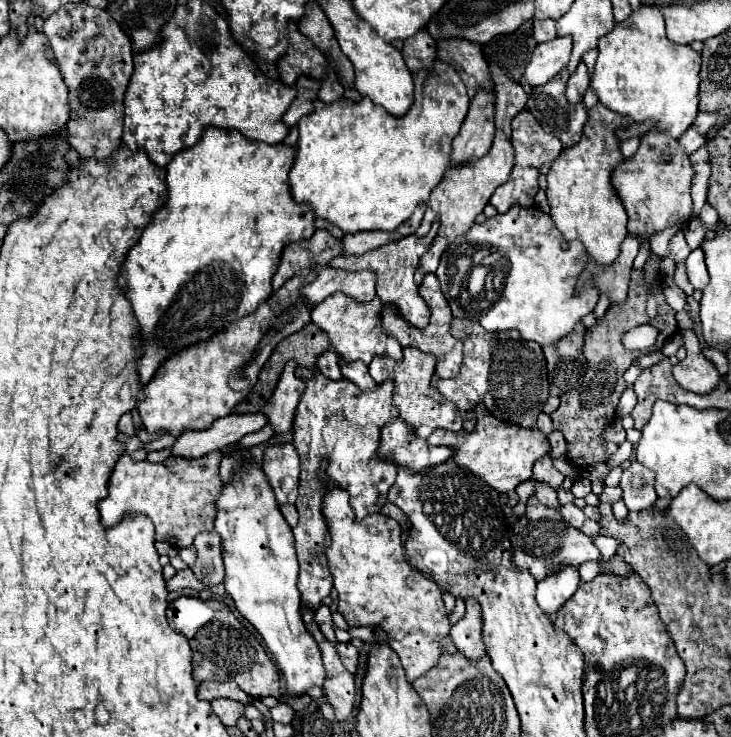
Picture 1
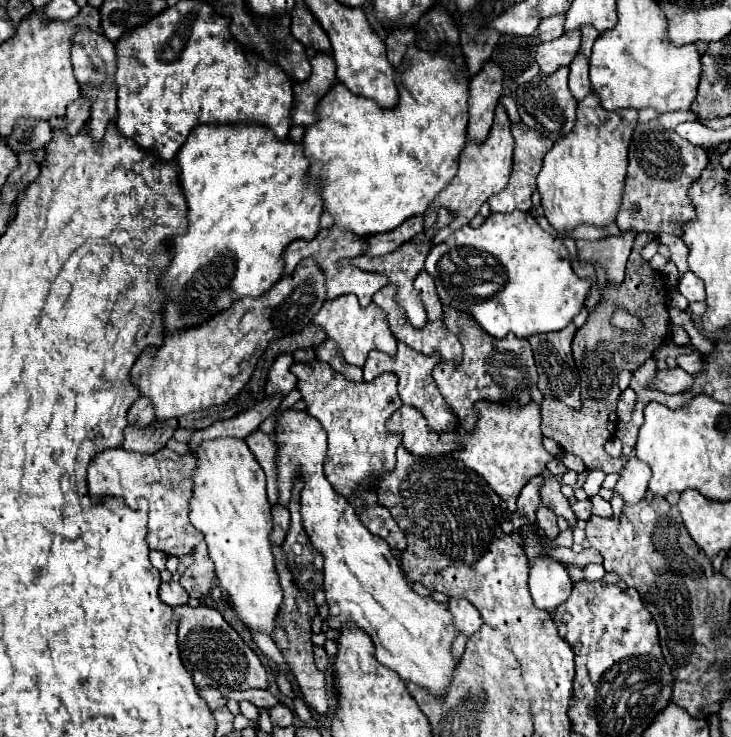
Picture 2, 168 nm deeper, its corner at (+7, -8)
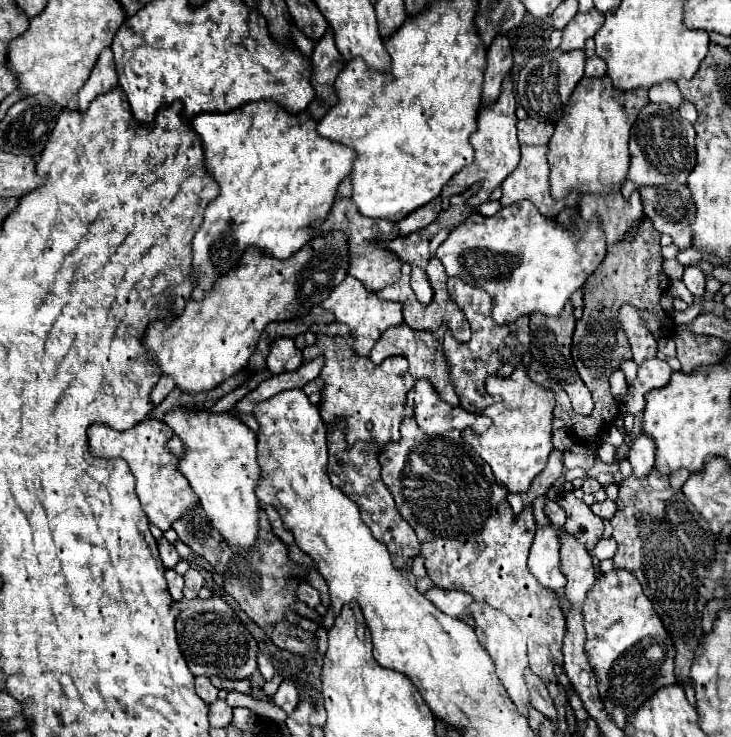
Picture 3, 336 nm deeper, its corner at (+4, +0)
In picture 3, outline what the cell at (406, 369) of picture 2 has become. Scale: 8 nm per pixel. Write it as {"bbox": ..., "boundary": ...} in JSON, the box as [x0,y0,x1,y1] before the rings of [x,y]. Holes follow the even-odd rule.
{"bbox":[369,323,459,407],"boundary":[[[401,323],[399,327],[393,327],[393,329],[389,329],[387,333],[383,333],[383,335],[379,337],[379,341],[375,343],[375,347],[371,349],[371,357],[369,357],[369,359],[377,365],[377,363],[381,363],[383,359],[393,357],[393,355],[403,355],[403,357],[407,357],[411,377],[413,377],[413,379],[427,379],[429,383],[433,383],[435,391],[439,393],[439,397],[441,397],[443,401],[447,401],[449,405],[457,407],[457,405],[459,405],[459,397],[455,395],[453,385],[451,385],[451,379],[449,379],[449,371],[447,371],[447,363],[445,363],[445,357],[443,357],[441,339],[443,339],[443,329],[437,331],[437,333],[427,333],[427,331],[413,331],[409,325]]]}

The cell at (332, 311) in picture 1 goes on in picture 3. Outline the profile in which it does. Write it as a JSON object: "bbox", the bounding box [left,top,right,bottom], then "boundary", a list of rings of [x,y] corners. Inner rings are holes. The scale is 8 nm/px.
{"bbox":[321,275,403,357],"boundary":[[[349,275],[331,291],[331,295],[321,303],[321,307],[331,311],[339,323],[349,325],[349,329],[353,333],[353,349],[357,351],[357,355],[363,355],[363,357],[369,355],[371,347],[377,343],[377,339],[381,337],[383,331],[403,323],[399,303],[379,299],[373,291],[367,291],[361,281],[357,281],[355,277],[349,277]]]}

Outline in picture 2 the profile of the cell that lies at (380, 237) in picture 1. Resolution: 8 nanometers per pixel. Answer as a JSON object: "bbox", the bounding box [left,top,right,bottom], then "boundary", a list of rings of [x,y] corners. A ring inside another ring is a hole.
{"bbox":[368,217,420,257],"boundary":[[[412,217],[408,221],[404,221],[400,227],[388,231],[388,233],[376,233],[372,237],[368,237],[368,257],[380,257],[386,253],[392,253],[394,249],[398,249],[400,245],[408,243],[414,235],[420,233],[420,217]]]}

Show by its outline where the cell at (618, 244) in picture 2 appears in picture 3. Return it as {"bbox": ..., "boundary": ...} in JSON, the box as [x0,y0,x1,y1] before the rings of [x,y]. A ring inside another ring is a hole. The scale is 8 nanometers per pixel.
{"bbox":[579,190,643,245],"boundary":[[[637,190],[629,199],[623,199],[621,193],[607,196],[581,194],[579,213],[584,221],[588,222],[593,218],[596,208],[609,245],[615,245],[633,235],[635,227],[643,219],[641,197]]]}

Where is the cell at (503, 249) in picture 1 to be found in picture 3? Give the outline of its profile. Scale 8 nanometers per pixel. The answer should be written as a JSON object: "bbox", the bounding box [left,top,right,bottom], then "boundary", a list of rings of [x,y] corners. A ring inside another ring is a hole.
{"bbox":[433,201,605,325],"boundary":[[[519,201],[503,207],[493,217],[469,215],[449,233],[433,257],[443,263],[447,277],[459,277],[487,291],[493,299],[493,321],[505,325],[533,313],[559,317],[571,295],[599,267],[605,249],[605,235],[597,219],[583,223],[577,217],[575,229],[567,231],[559,223],[545,219],[529,201]]]}

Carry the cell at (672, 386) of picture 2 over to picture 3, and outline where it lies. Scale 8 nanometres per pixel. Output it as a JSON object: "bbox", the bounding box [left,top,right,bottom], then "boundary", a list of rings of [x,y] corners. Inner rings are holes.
{"bbox":[621,357,673,415],"boundary":[[[657,357],[647,359],[639,365],[637,379],[629,387],[629,393],[623,397],[621,411],[629,411],[633,415],[643,411],[643,399],[651,389],[665,387],[673,375],[673,369],[667,365],[667,361],[659,361]]]}

